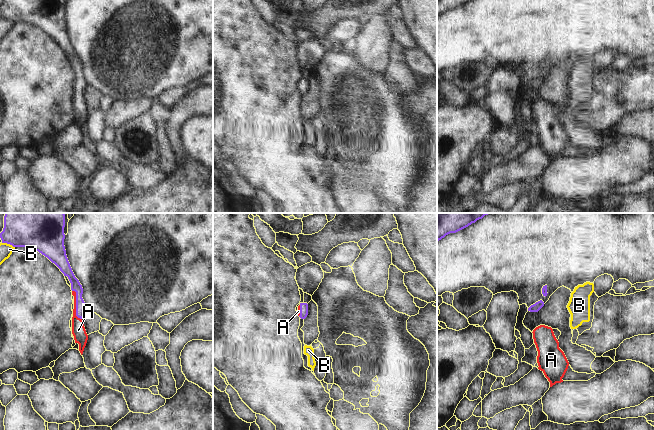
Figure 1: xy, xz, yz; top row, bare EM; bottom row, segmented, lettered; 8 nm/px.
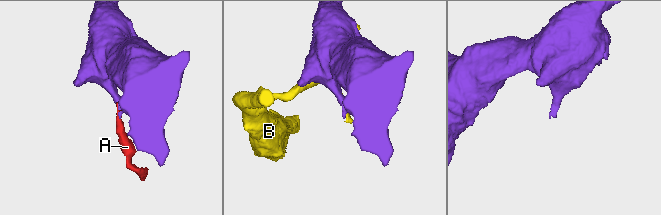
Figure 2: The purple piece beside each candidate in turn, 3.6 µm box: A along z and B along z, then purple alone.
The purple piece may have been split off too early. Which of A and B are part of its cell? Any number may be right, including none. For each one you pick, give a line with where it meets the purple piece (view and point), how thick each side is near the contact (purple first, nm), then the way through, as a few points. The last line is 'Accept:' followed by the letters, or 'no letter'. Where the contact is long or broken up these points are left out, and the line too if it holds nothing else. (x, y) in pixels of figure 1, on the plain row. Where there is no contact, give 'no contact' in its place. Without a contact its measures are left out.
A: xy (76, 81) | 80/110 nm | across xy (75, 60), (77, 65), (76, 81), (78, 106)
Accept: A

